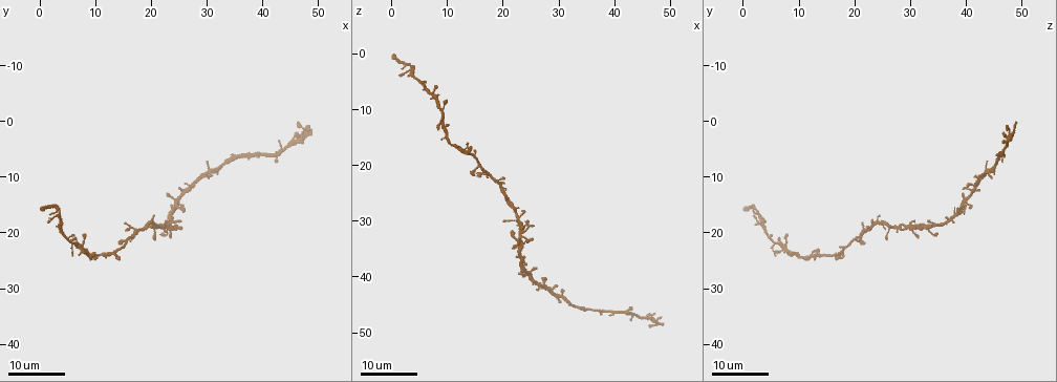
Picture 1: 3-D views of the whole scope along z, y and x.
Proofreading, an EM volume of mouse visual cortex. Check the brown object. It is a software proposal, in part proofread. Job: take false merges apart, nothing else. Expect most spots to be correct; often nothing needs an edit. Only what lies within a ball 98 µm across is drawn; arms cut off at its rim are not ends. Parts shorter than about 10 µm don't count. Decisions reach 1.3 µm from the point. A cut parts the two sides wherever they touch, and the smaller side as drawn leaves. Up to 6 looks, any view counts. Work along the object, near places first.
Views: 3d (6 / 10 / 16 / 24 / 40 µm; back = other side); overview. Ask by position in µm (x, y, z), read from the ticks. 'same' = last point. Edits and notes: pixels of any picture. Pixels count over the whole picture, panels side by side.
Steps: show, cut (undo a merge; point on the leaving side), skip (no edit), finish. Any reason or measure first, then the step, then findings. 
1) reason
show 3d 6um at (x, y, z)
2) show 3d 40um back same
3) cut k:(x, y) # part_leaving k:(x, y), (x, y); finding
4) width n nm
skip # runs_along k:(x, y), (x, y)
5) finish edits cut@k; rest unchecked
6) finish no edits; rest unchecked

two arms in line, one across
show 3d 16um at (22.5, 19.0, 29.0)

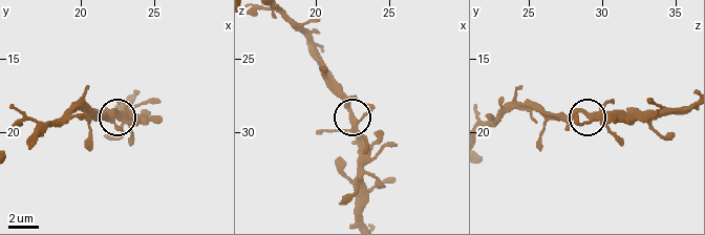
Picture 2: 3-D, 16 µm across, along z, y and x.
closer look
show 3d 10um at (22.4, 18.8, 29.2)

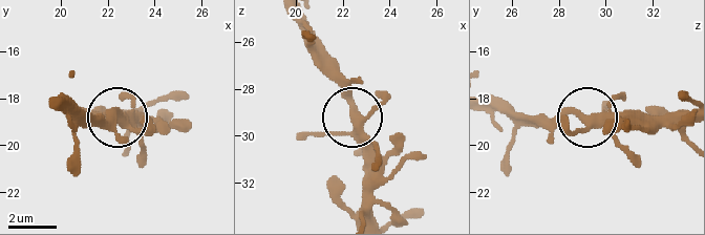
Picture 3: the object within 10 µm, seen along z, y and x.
skip # runs_along 3:(585, 118), (647, 118); all the same neuron

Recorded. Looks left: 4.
sudden change in width
show 3d 24um at (14.0, 23.5, 18.0)

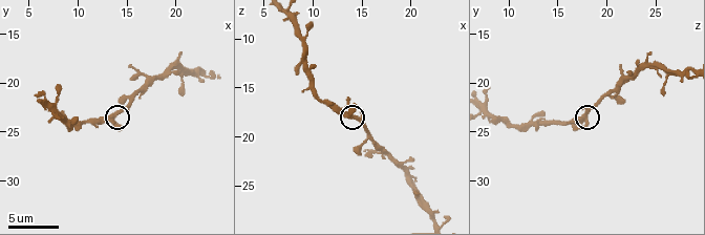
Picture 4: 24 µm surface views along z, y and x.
show 3d 10um at (13.6, 23.4, 17.8)

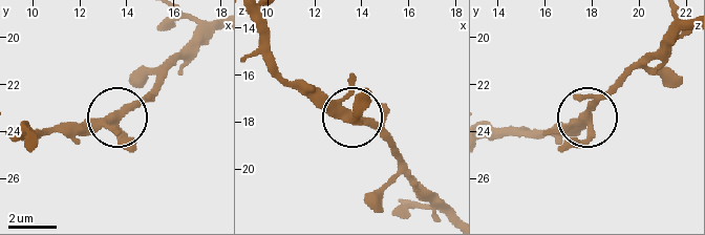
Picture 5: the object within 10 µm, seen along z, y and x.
skip # runs_along 5:(683, 27), (653, 58), (623, 76), (559, 140); continuous, no second neuron

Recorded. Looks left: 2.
sudden change in width
show 3d 16um at (3.5, 18.0, 3.0)

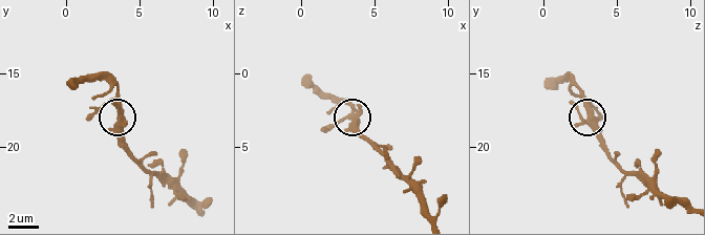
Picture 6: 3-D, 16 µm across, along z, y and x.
show 3d 10um same

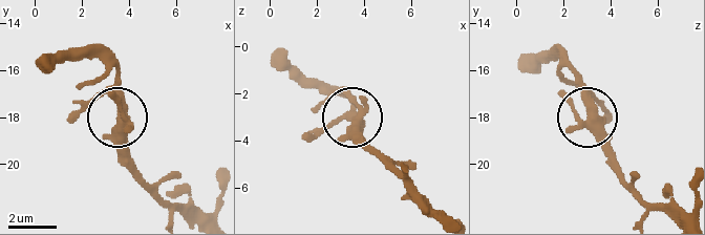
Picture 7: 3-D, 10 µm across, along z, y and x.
skip # runs_along 7:(197, 216), (167, 203), (133, 161), (119, 76), (103, 54); one neuron here

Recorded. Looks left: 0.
finish no edits; rest unchecked

